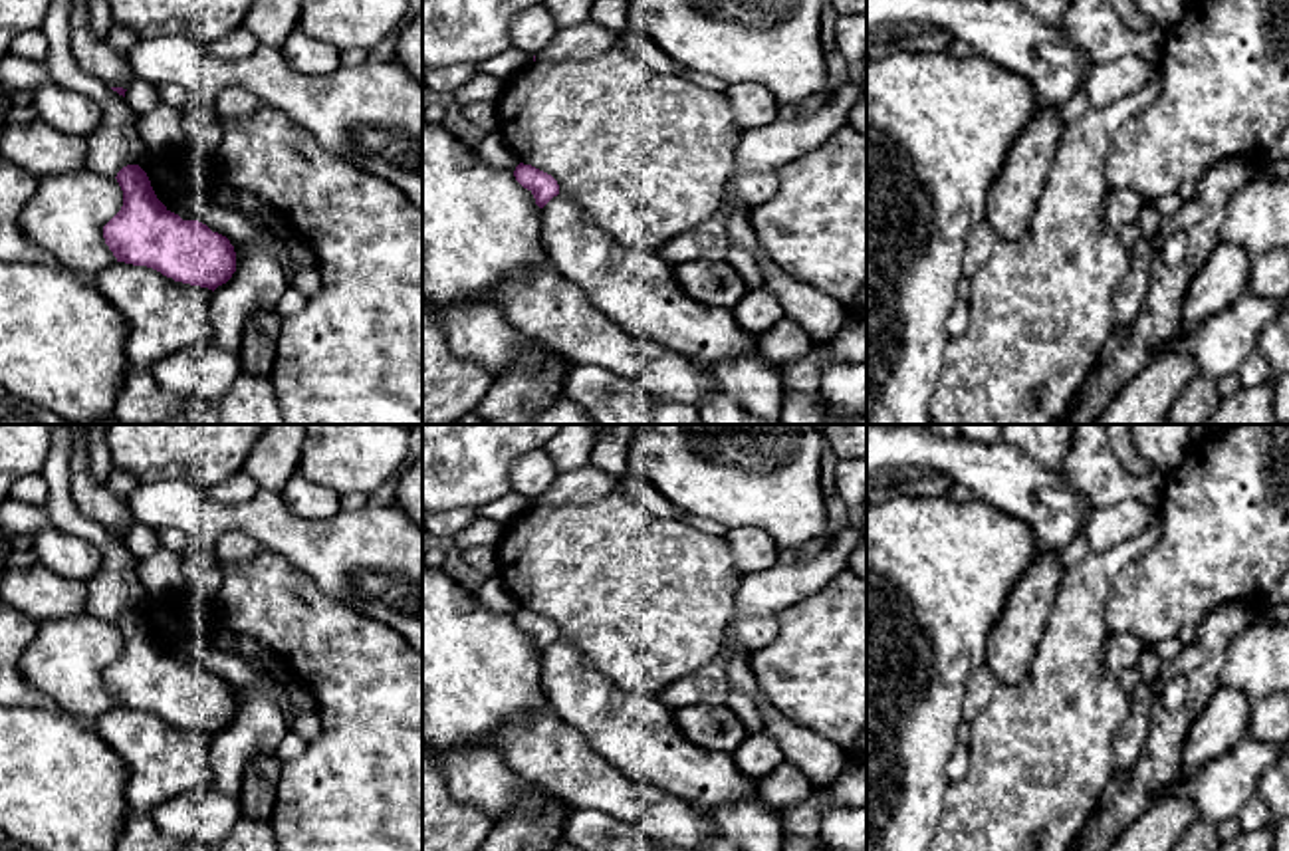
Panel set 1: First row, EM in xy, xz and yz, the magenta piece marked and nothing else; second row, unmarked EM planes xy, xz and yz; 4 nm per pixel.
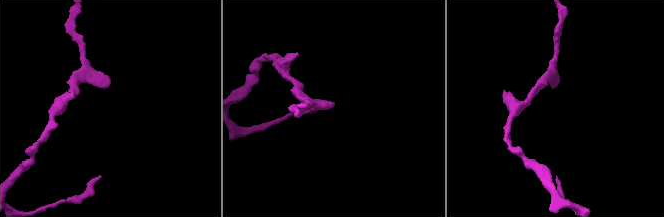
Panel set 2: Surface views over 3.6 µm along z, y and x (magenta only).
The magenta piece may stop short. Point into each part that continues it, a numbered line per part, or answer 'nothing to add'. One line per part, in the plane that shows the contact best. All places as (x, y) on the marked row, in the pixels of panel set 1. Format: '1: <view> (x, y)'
nothing to add

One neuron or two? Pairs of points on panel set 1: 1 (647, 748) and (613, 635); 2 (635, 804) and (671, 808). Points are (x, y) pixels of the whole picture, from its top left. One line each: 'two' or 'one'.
1: two
2: two

